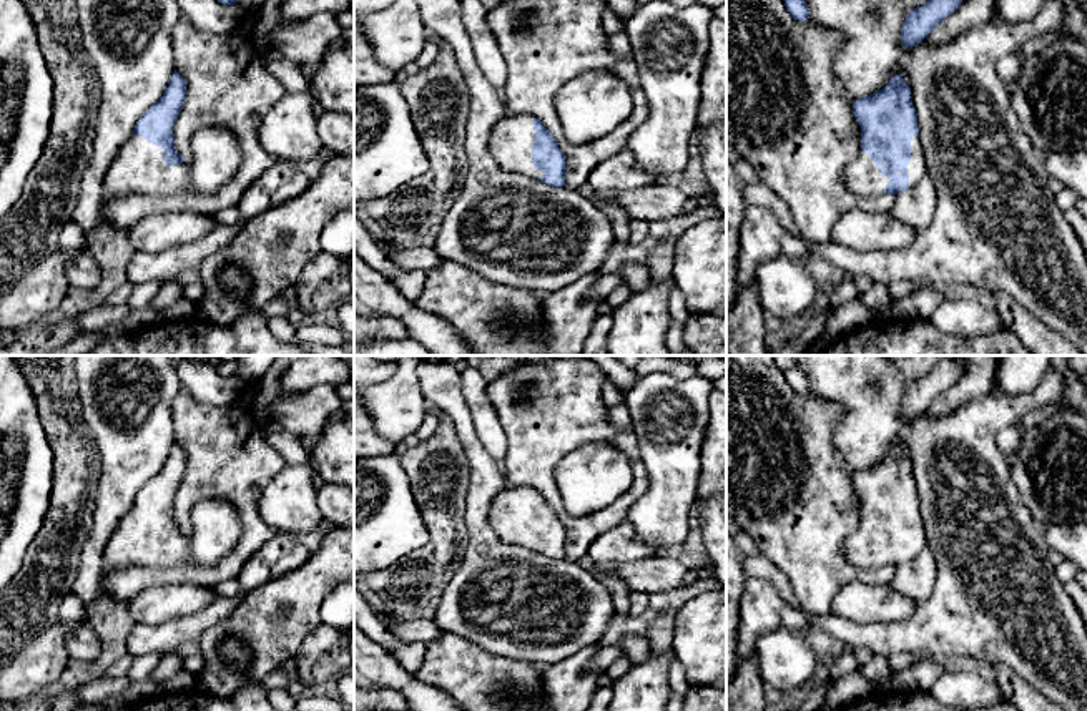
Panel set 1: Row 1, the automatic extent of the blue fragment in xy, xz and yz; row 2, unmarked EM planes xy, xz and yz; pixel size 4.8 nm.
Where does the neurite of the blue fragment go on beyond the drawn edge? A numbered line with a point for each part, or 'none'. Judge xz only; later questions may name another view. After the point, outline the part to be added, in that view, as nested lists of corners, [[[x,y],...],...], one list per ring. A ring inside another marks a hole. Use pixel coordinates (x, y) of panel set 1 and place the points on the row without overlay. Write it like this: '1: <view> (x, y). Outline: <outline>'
1: xz (511, 514). Outline: [[[512,487],[502,490],[490,507],[490,527],[505,543],[544,550],[532,535],[532,515],[535,512],[534,490],[530,487]]]

